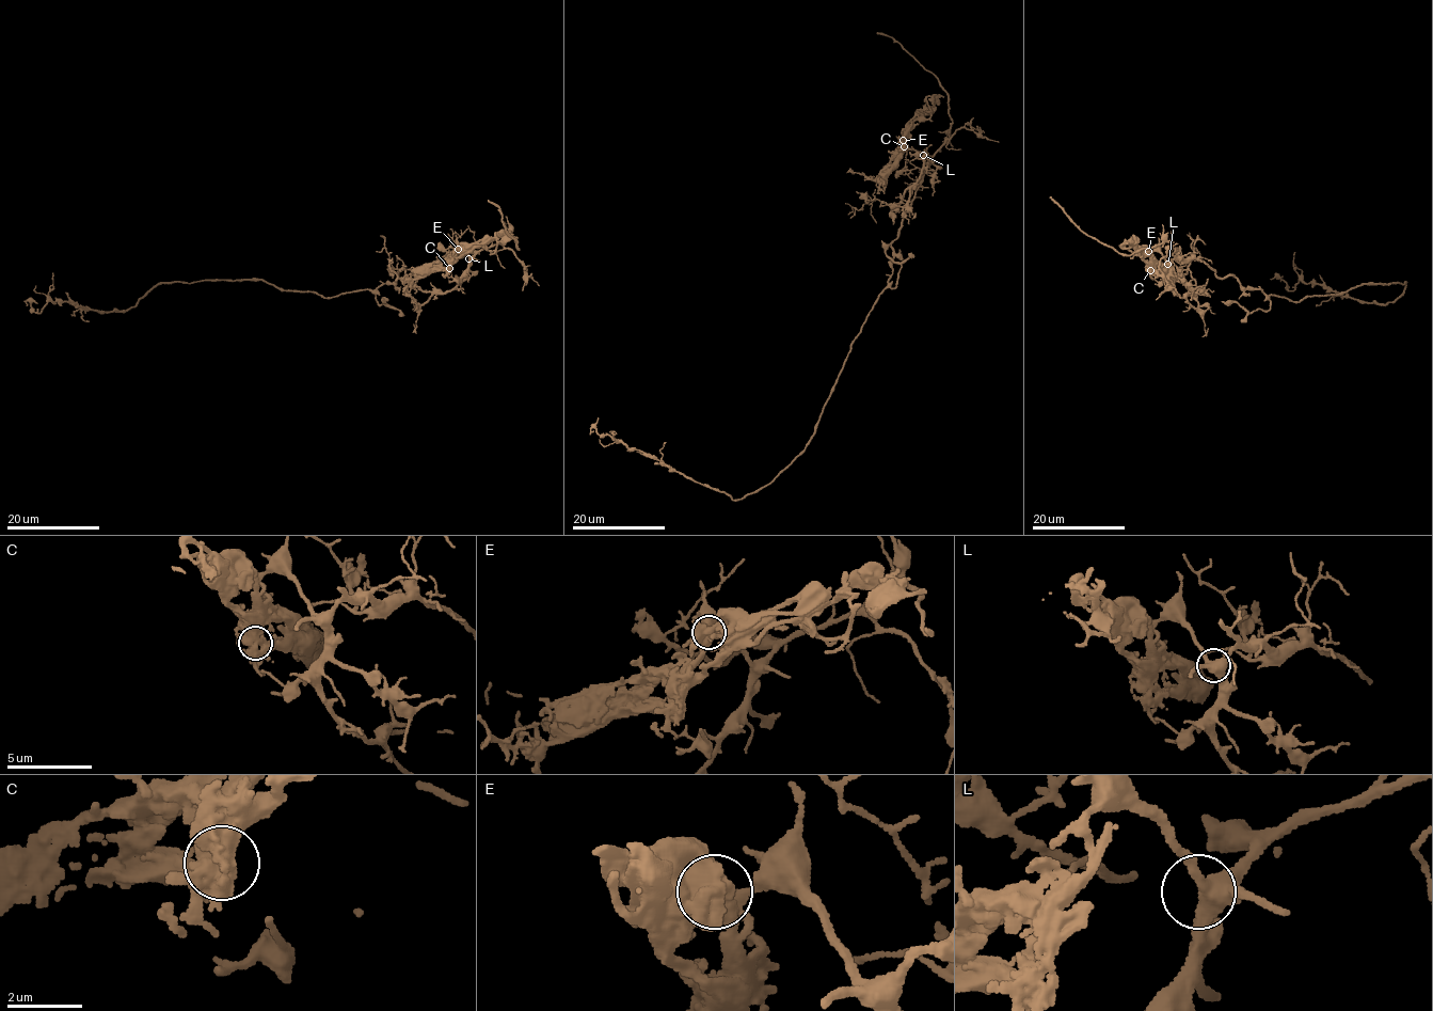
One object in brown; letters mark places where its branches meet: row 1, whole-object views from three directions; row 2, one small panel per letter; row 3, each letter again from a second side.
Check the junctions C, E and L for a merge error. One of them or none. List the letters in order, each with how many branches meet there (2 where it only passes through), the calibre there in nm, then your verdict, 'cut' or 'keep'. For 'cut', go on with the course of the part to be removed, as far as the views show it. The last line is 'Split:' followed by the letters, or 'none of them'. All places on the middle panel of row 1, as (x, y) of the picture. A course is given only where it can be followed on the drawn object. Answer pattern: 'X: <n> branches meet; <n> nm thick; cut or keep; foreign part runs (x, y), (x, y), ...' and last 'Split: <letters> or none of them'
C: 5 branches meet; 500 nm thick; keep
E: 4 branches meet; 500 nm thick; cut; foreign part runs (903, 140), (905, 143), (895, 161), (881, 178), (871, 180), (863, 174), (848, 171), (850, 169)
L: 4 branches meet; 440 nm thick; keep
Split: E

